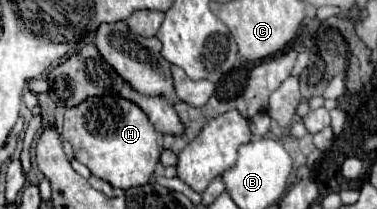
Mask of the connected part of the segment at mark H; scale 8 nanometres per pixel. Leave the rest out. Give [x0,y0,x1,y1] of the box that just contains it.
[63,97,161,189]

